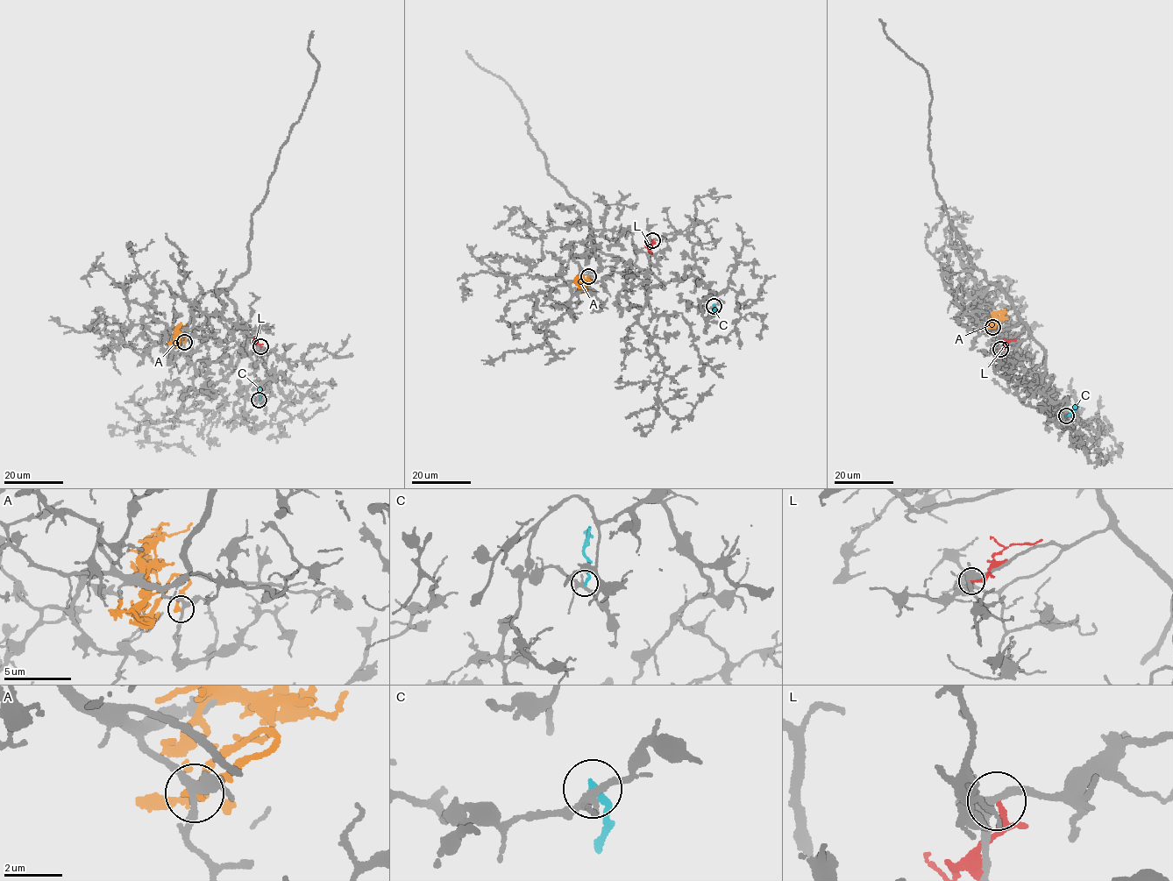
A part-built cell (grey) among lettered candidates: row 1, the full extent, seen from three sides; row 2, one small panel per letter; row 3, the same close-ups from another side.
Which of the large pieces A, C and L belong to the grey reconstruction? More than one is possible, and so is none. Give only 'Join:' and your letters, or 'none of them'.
Join: none of them

